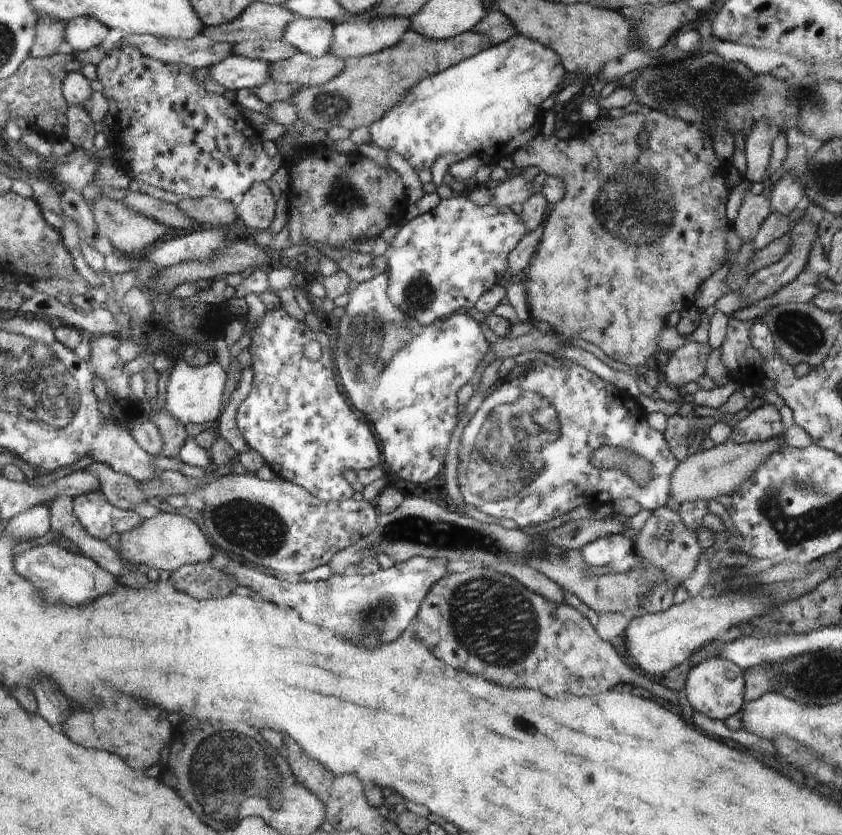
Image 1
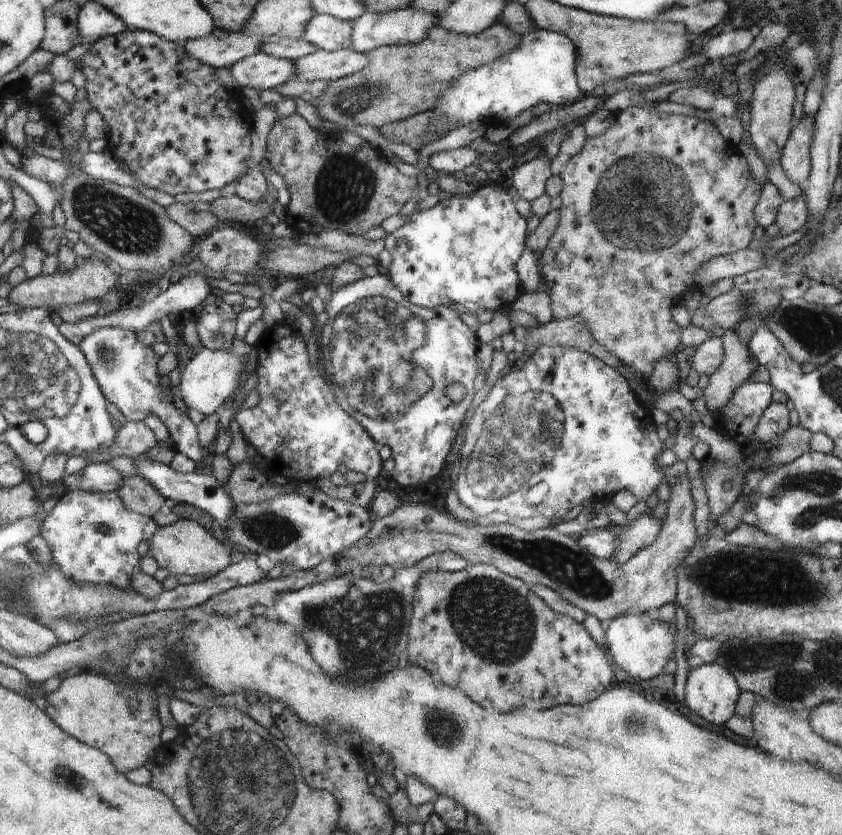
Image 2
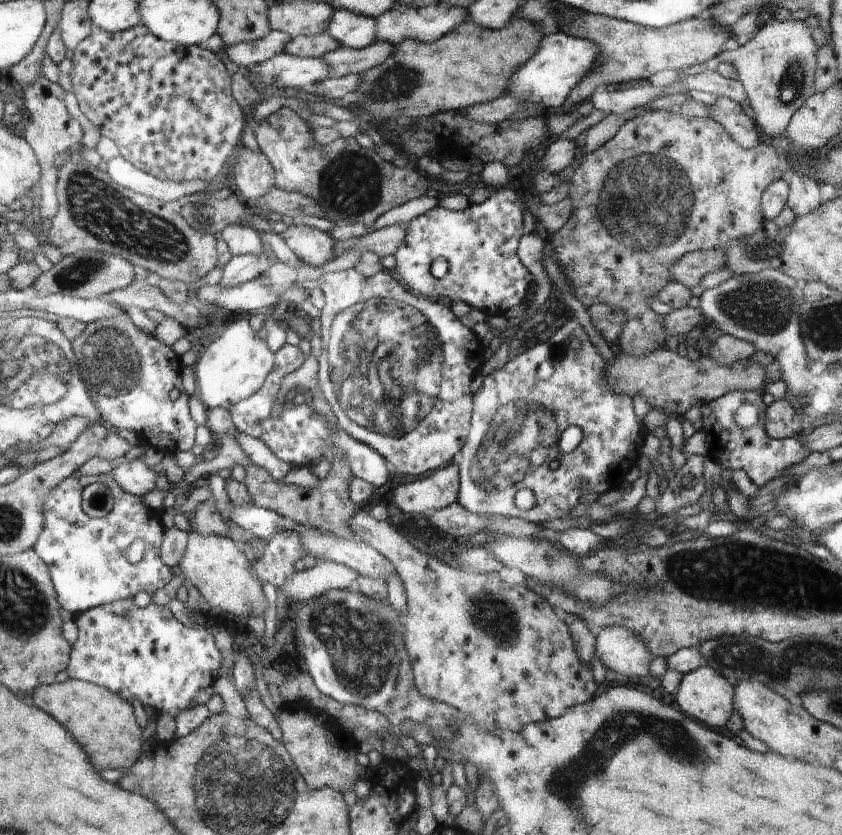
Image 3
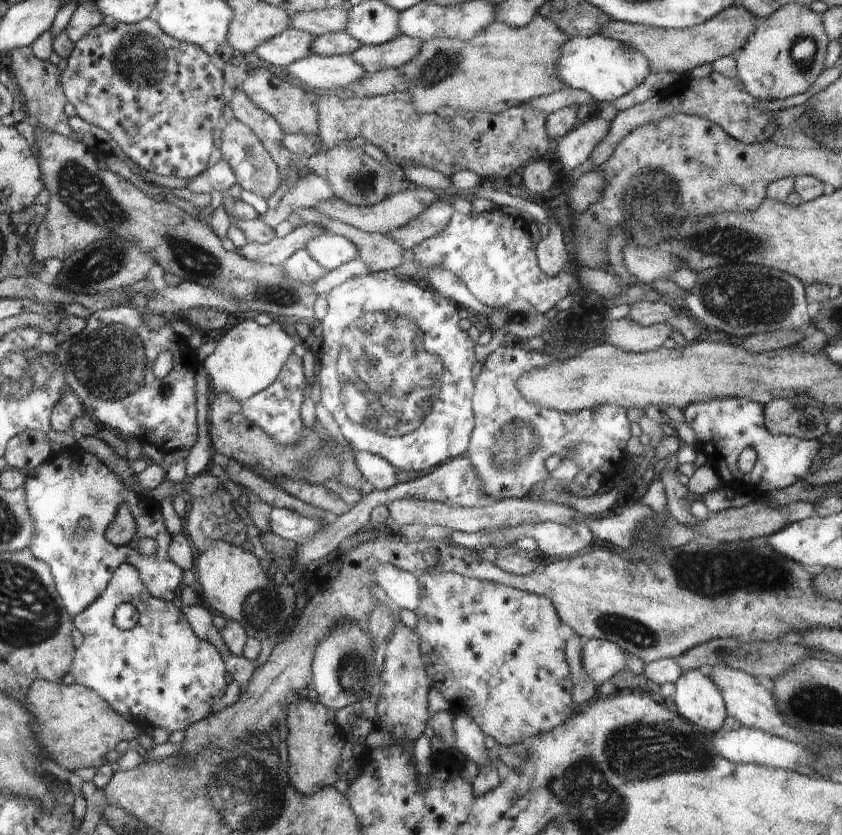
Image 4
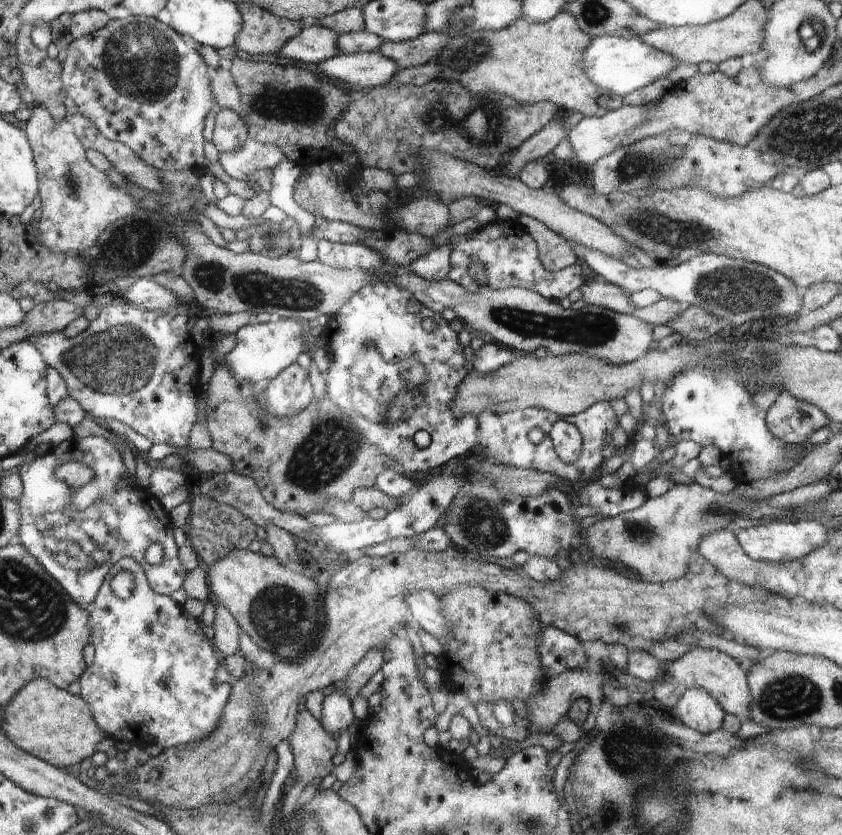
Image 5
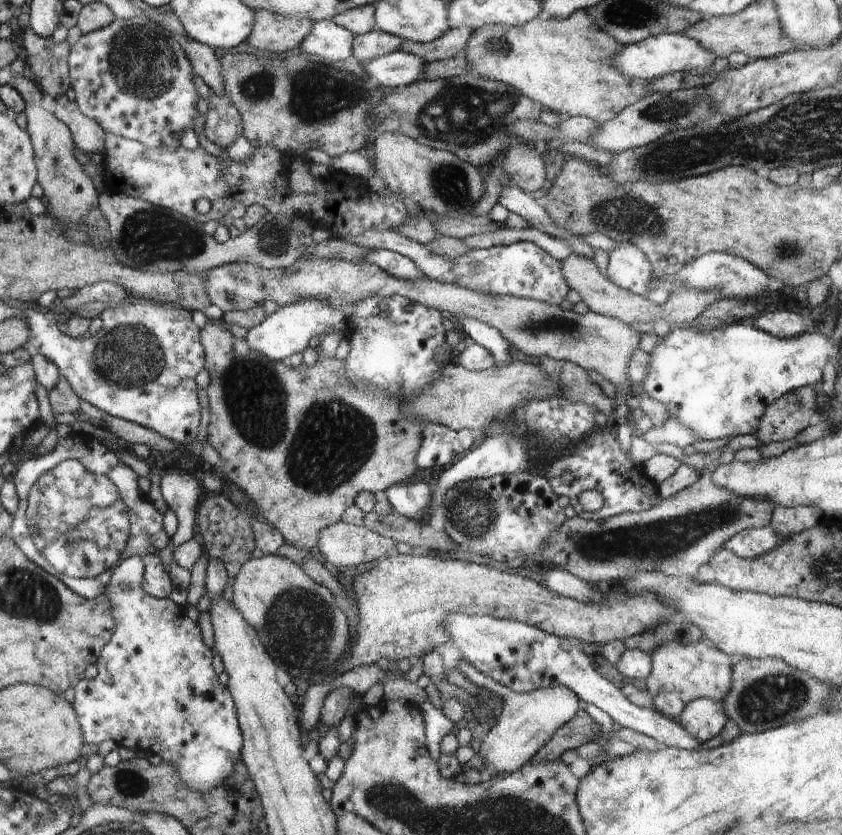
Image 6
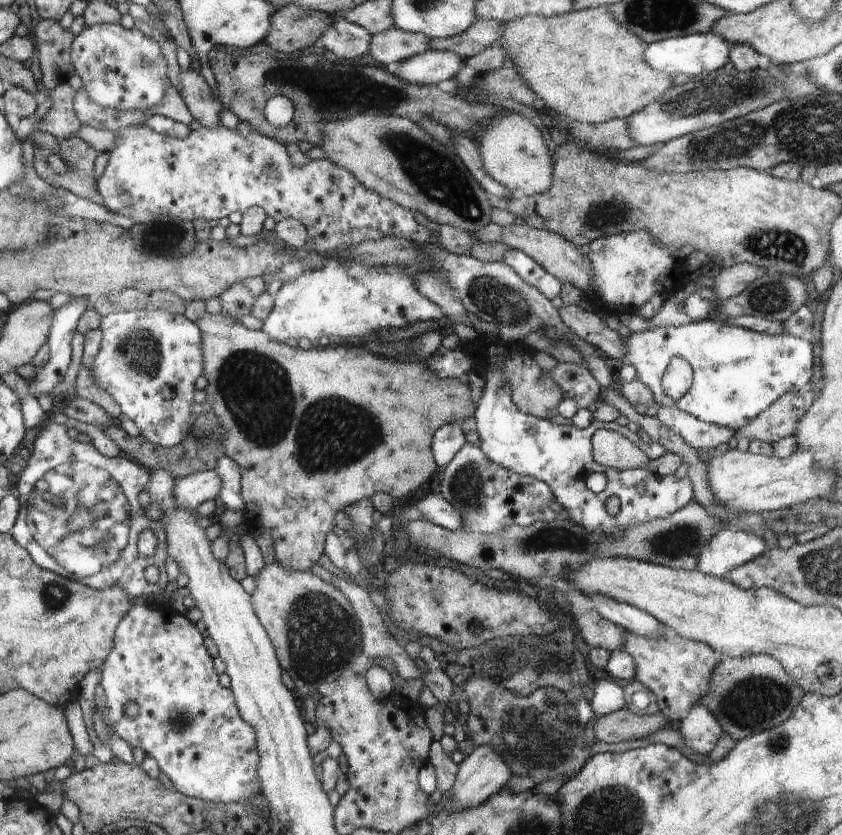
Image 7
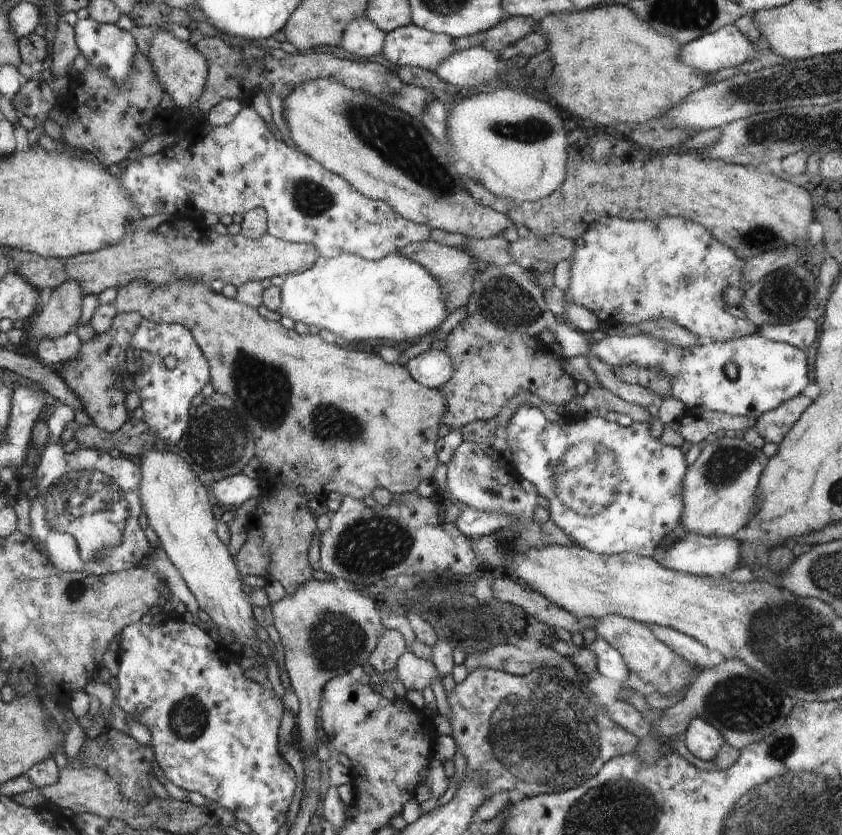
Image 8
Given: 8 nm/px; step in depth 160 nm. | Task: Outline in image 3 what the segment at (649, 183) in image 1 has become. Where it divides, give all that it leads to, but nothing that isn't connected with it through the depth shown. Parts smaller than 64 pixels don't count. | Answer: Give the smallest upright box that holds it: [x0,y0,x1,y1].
[549,111,792,356]

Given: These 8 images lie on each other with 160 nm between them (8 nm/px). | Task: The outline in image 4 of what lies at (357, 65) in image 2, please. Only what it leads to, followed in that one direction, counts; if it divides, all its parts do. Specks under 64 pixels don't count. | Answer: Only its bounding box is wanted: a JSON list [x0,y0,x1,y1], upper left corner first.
[351,34,423,72]

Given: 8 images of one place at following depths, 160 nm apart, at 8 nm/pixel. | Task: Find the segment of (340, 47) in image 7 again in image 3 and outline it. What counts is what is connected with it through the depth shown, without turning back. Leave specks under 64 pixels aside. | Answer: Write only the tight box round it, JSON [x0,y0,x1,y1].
[225,30,291,68]

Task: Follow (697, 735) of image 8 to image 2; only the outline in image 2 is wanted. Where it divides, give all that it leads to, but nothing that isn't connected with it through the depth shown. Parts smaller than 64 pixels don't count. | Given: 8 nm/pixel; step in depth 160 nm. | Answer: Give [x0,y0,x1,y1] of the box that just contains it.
[683,663,741,724]

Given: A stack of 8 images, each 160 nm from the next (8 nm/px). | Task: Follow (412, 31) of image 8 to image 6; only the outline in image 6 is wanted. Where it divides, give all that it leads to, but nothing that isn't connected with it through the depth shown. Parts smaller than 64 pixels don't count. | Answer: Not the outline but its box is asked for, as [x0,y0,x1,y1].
[352,29,403,63]

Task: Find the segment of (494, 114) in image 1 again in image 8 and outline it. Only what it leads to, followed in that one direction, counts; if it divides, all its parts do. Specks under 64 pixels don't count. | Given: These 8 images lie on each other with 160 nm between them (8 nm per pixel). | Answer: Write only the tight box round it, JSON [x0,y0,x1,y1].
[681,25,770,74]

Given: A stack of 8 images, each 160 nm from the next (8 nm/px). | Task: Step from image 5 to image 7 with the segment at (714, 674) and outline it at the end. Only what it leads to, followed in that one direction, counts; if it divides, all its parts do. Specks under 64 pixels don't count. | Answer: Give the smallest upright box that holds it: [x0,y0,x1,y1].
[621,632,727,720]

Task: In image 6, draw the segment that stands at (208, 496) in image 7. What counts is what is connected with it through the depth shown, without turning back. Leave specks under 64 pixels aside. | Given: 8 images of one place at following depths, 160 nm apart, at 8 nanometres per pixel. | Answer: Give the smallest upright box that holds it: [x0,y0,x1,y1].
[160,472,203,547]

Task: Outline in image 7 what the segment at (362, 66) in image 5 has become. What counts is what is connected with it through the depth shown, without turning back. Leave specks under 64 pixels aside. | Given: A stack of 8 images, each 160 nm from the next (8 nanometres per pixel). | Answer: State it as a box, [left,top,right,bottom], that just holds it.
[396,49,466,85]

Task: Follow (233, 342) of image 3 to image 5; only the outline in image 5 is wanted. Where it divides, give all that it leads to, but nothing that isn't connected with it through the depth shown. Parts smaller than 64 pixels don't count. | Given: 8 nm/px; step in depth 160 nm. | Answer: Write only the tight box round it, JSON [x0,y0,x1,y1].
[218,318,302,386]

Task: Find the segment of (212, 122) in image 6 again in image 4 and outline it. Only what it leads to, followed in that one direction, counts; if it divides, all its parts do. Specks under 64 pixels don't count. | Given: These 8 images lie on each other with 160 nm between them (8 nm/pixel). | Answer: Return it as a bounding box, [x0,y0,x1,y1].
[221,118,283,200]

